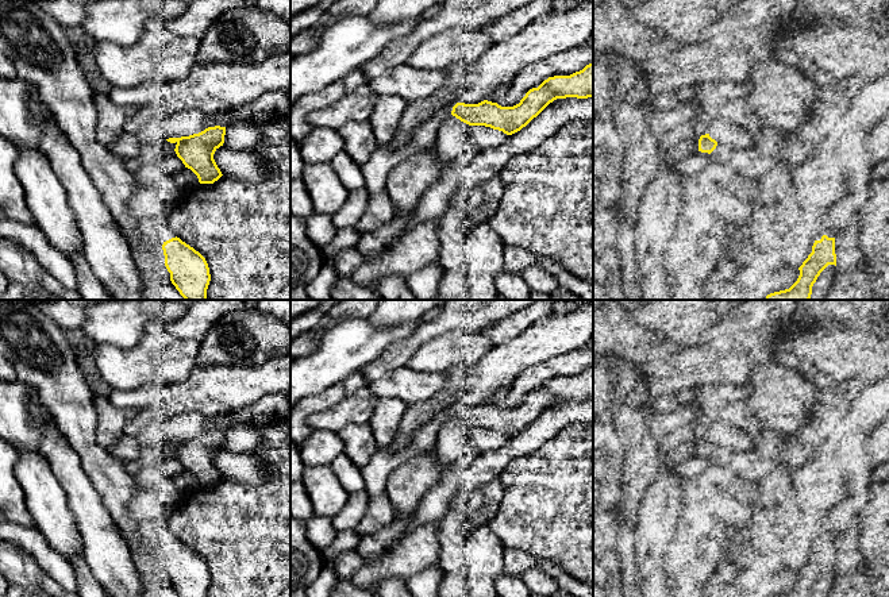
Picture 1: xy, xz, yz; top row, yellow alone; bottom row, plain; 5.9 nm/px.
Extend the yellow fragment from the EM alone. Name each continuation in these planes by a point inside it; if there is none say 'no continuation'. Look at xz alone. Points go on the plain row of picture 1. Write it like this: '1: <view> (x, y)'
1: xz (376, 473)

